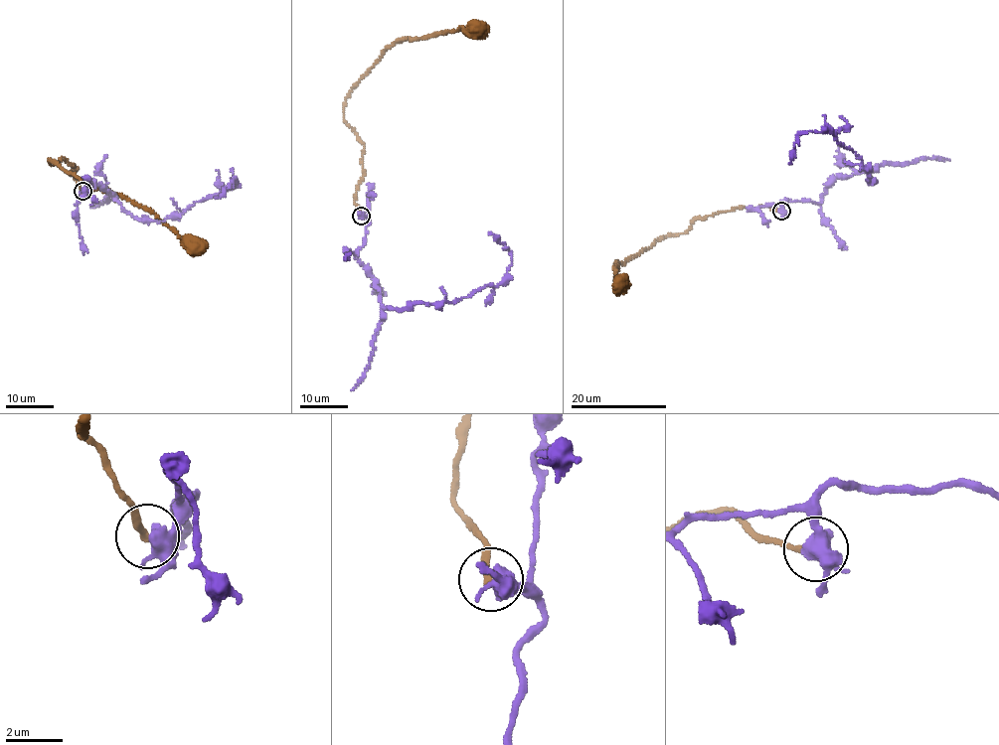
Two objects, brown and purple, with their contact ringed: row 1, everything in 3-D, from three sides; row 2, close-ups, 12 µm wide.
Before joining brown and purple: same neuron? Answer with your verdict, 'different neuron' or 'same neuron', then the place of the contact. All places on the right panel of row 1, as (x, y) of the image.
different neuron; place (781, 211)

